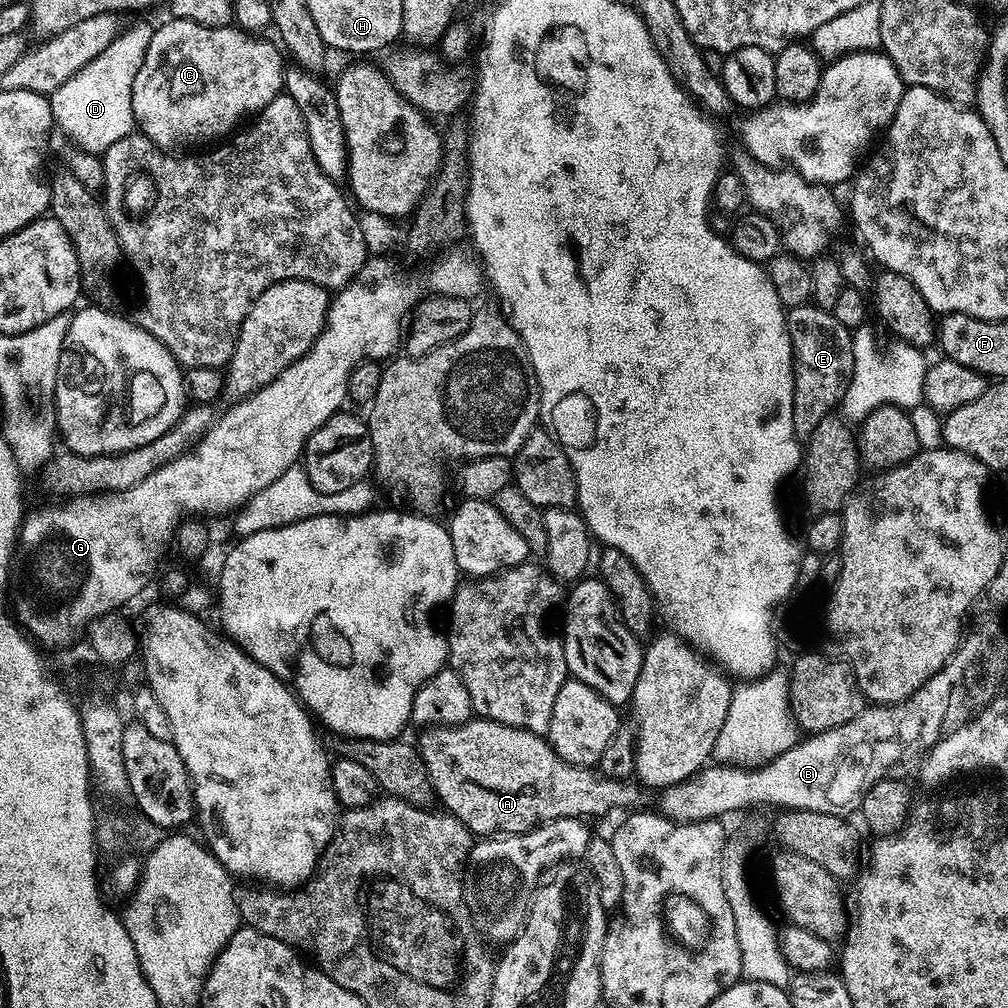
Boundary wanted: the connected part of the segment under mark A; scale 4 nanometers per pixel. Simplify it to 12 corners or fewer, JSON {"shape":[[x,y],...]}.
{"shape":[[493,720],[428,726],[435,799],[480,838],[645,807],[639,783]]}

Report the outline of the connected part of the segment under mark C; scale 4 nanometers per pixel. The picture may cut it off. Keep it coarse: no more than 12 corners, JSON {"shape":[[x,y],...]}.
{"shape":[[168,18],[134,78],[135,127],[192,150],[284,86],[281,49]]}

